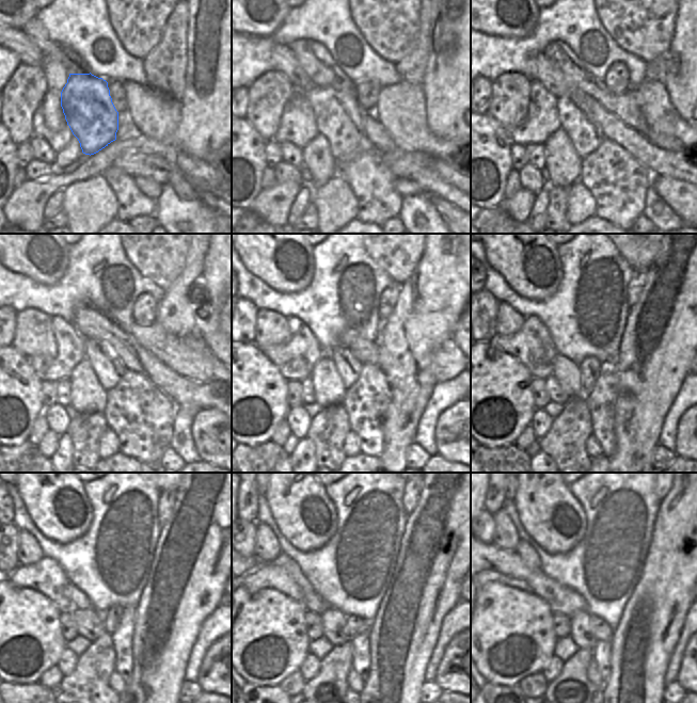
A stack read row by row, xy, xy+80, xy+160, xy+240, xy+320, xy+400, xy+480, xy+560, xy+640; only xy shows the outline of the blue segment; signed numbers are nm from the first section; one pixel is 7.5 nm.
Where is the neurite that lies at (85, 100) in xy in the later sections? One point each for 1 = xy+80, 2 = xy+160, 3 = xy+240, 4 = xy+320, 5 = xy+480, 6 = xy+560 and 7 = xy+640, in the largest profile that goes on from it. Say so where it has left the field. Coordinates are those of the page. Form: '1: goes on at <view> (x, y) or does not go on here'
1: goes on at xy+80 (338, 116)
2: goes on at xy+160 (585, 132)
3: goes on at xy+240 (109, 370)
4: goes on at xy+320 (349, 368)
5: goes on at xy+480 (112, 617)
6: goes on at xy+560 (357, 625)
7: goes on at xy+640 (602, 630)

